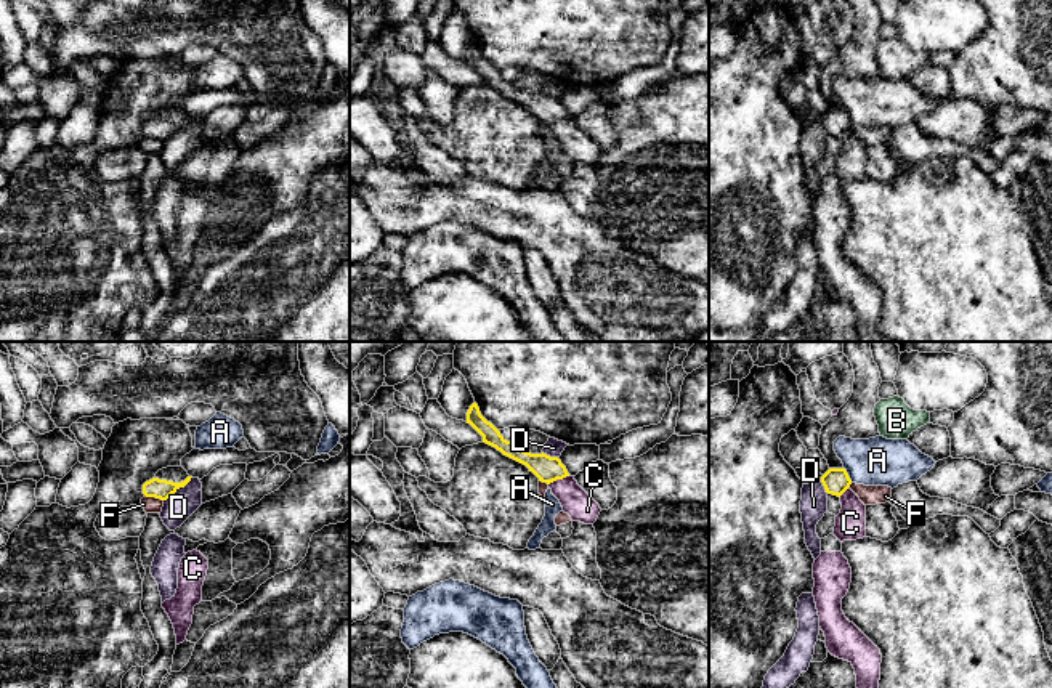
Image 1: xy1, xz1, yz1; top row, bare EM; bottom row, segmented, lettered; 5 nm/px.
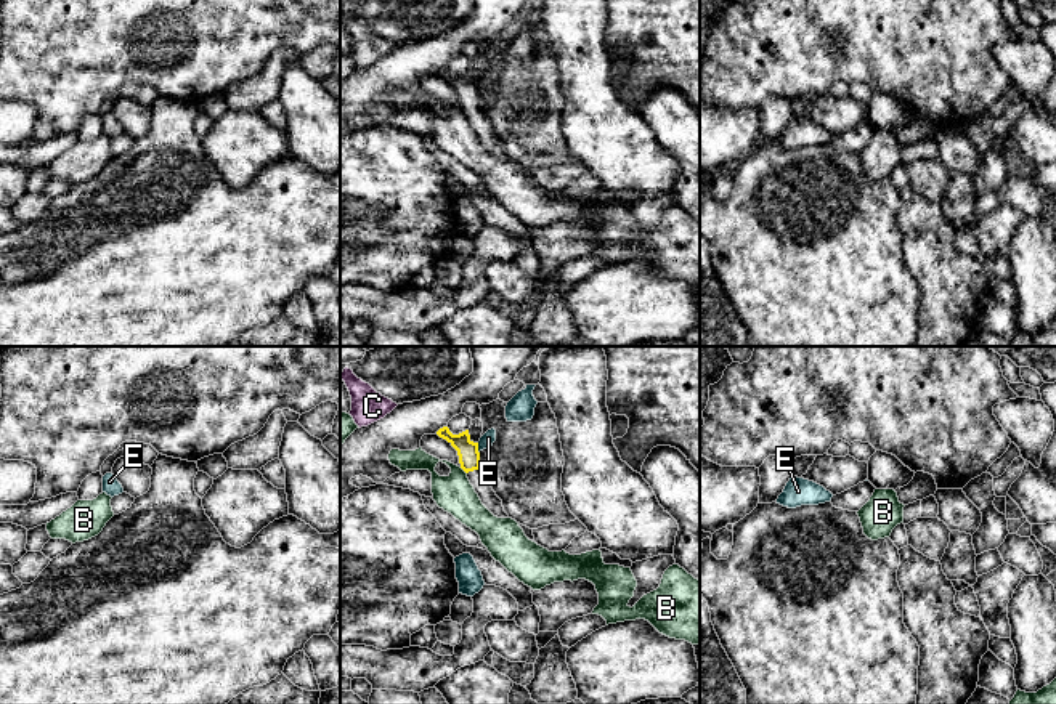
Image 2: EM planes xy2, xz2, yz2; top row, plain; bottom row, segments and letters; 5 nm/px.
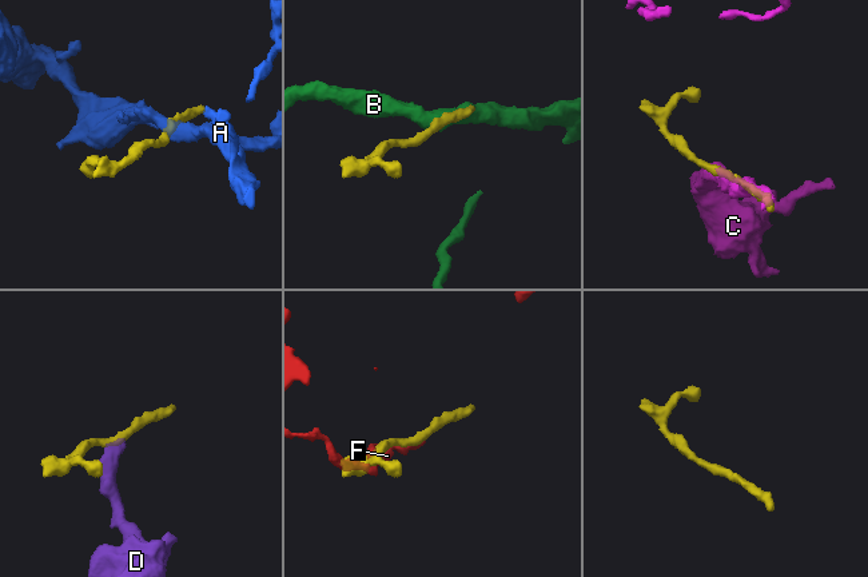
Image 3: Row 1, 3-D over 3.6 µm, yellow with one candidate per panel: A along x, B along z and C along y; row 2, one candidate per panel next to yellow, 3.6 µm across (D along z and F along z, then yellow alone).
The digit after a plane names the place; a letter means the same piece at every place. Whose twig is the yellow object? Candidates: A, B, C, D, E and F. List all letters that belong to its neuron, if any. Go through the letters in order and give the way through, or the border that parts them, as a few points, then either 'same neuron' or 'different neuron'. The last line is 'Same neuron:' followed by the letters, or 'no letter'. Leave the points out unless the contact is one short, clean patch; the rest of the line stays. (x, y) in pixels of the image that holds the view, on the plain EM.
A: border yz1 (844, 108), (852, 122); different neuron
B: border xz2 (459, 108), (466, 114); different neuron
C: different neuron
D: border xy1 (191, 117), (164, 141); different neuron
E: border xz2 (477, 84), (479, 93); different neuron
F: different neuron
Same neuron: no letter

